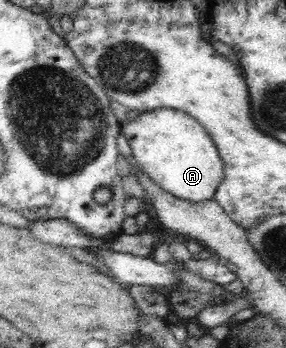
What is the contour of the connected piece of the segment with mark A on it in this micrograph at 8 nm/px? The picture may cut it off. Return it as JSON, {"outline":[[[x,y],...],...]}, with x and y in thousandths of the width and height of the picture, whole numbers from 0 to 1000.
{"outline":[[[563,310],[500,322],[465,345],[441,345],[423,362],[430,374],[420,374],[420,382],[430,382],[430,394],[451,408],[476,466],[538,529],[633,578],[696,583],[748,572],[783,509],[783,471],[738,388],[724,385],[692,345],[633,319]]]}

